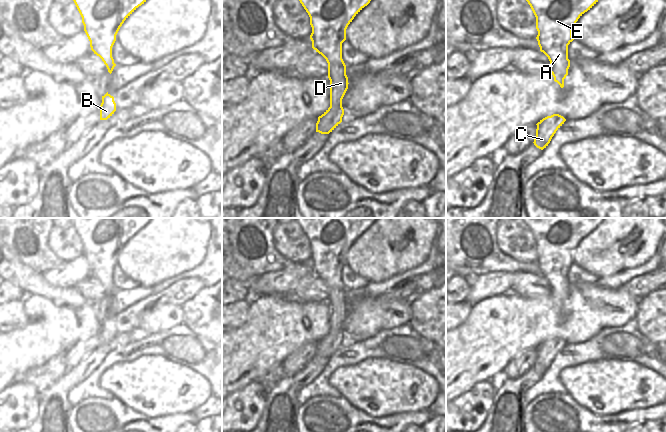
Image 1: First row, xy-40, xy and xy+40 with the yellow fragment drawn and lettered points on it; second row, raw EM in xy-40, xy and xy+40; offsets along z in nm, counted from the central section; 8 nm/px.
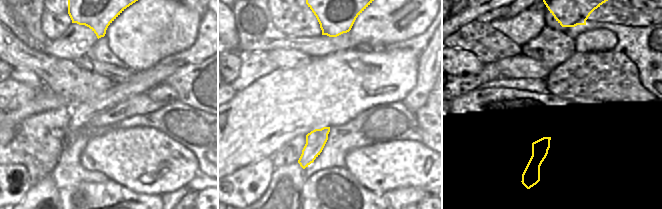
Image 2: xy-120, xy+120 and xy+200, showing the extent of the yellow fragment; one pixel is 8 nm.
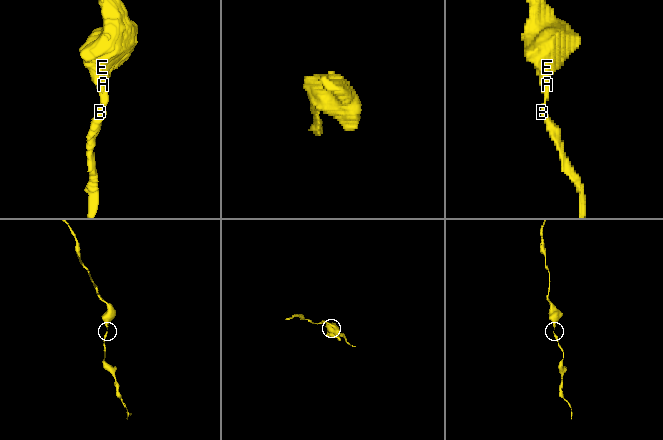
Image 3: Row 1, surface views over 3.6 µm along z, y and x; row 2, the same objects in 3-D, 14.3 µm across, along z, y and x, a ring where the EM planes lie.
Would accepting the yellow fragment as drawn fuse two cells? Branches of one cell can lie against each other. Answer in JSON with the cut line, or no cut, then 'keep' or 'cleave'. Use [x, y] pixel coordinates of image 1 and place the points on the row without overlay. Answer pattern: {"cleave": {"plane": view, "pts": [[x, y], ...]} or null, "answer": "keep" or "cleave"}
{"cleave": null, "answer": "keep"}

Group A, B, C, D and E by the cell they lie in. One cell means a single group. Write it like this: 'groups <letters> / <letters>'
groups A B C D E

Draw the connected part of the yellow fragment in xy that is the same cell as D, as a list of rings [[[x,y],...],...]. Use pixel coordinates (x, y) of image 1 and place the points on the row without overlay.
[[[297,218],[310,241],[312,272],[328,287],[330,331],[318,341],[316,356],[329,358],[344,339],[342,323],[348,313],[346,289],[342,283],[342,267],[346,253],[354,241],[376,218]]]

